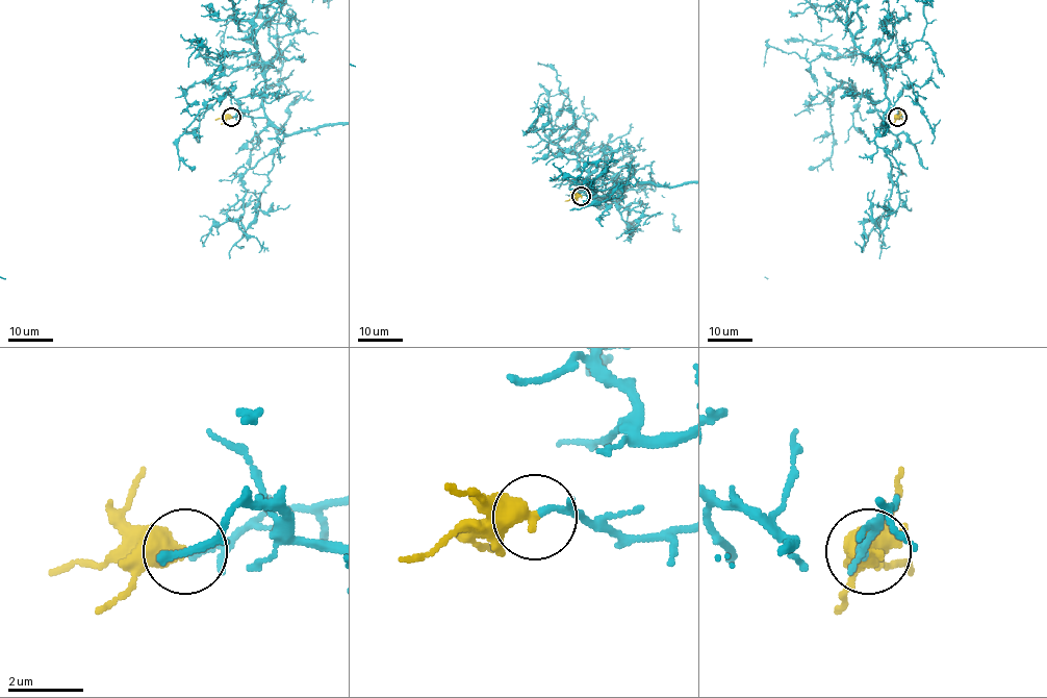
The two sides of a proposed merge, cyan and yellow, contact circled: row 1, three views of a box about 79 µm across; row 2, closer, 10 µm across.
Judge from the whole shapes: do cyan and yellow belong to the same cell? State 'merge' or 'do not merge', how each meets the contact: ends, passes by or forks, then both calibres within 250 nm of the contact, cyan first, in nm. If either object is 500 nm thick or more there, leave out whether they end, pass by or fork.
merge; 130 nm thick on the cyan side, 550 nm on the other

